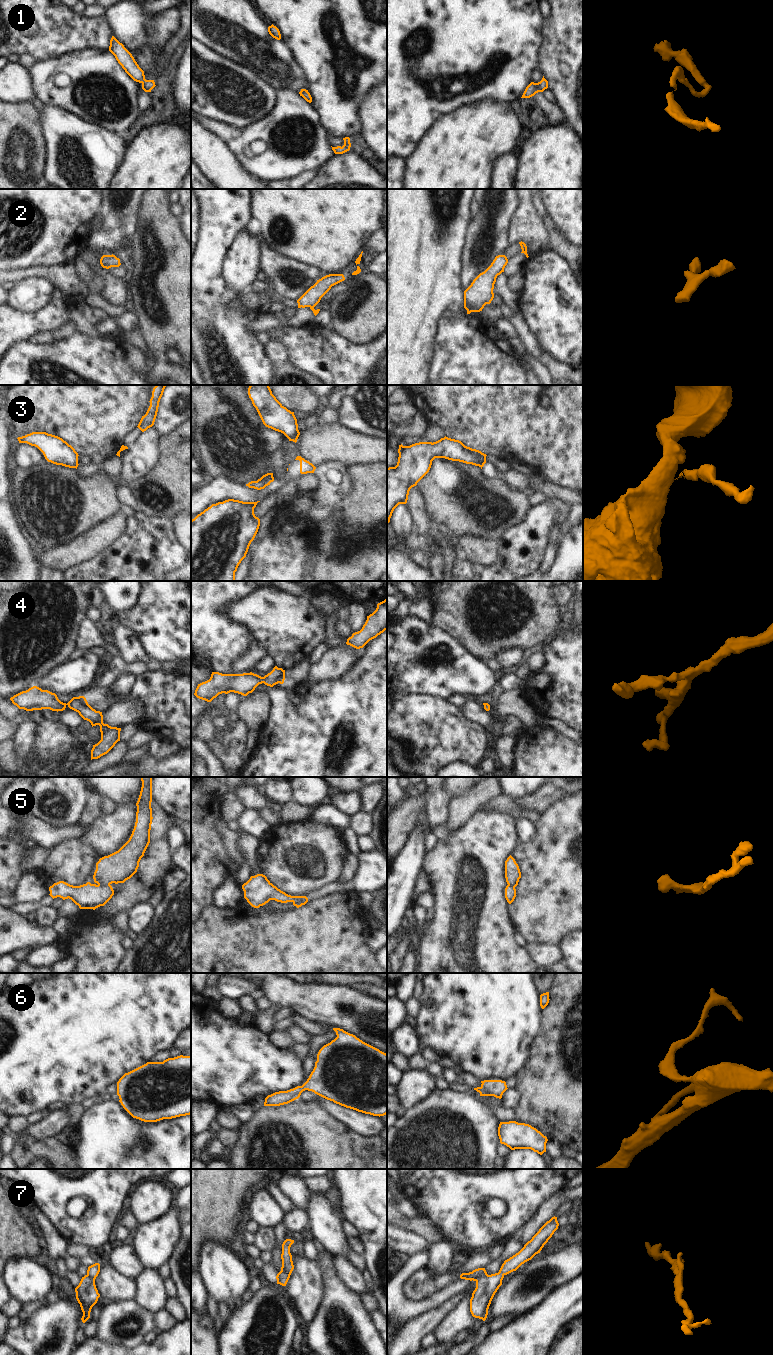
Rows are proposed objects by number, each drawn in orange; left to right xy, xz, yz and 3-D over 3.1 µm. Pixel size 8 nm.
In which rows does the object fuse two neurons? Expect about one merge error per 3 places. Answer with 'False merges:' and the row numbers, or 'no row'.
False merges: 3, 5

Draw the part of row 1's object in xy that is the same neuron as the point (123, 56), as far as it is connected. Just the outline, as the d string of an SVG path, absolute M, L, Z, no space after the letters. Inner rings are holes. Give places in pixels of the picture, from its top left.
M114 36L110 40L109 51L115 56L125 72L136 82L142 84L145 92L151 92L156 86L154 80L146 80L144 71L139 67L132 54Z

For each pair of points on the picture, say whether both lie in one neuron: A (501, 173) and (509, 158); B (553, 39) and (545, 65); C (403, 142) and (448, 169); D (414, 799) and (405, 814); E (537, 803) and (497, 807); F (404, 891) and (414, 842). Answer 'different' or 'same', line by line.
A: same
B: same
C: different
D: same
E: different
F: same

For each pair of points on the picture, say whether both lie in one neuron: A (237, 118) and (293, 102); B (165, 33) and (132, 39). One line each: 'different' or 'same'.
A: different
B: different

